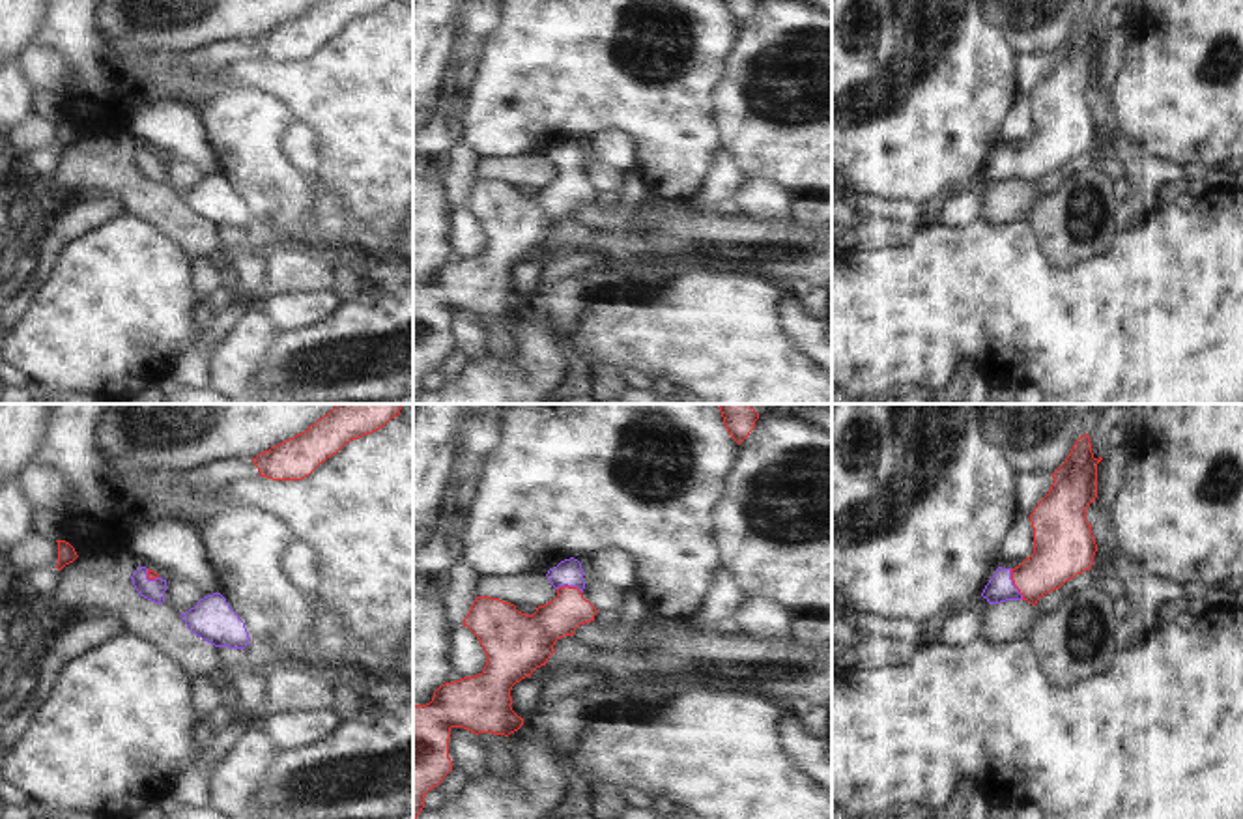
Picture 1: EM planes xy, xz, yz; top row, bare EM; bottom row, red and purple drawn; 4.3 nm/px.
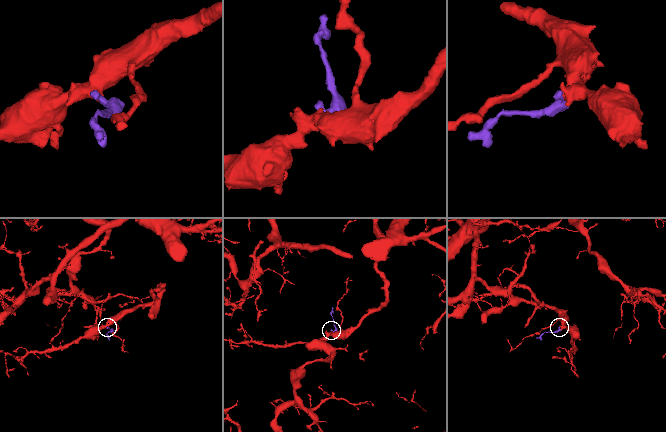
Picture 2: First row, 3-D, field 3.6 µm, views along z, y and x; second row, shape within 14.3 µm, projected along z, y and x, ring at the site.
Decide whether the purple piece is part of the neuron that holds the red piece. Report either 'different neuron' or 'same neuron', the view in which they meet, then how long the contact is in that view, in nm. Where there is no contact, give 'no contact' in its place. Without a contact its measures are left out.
same neuron | yz | 150 nm

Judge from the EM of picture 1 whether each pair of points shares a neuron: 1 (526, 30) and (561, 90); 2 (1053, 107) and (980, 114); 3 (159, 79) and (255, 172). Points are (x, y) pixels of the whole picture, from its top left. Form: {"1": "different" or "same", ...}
{"1": "same", "2": "different", "3": "same"}

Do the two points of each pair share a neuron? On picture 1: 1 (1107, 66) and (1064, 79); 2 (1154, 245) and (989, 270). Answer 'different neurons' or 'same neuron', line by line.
1: same neuron
2: same neuron

